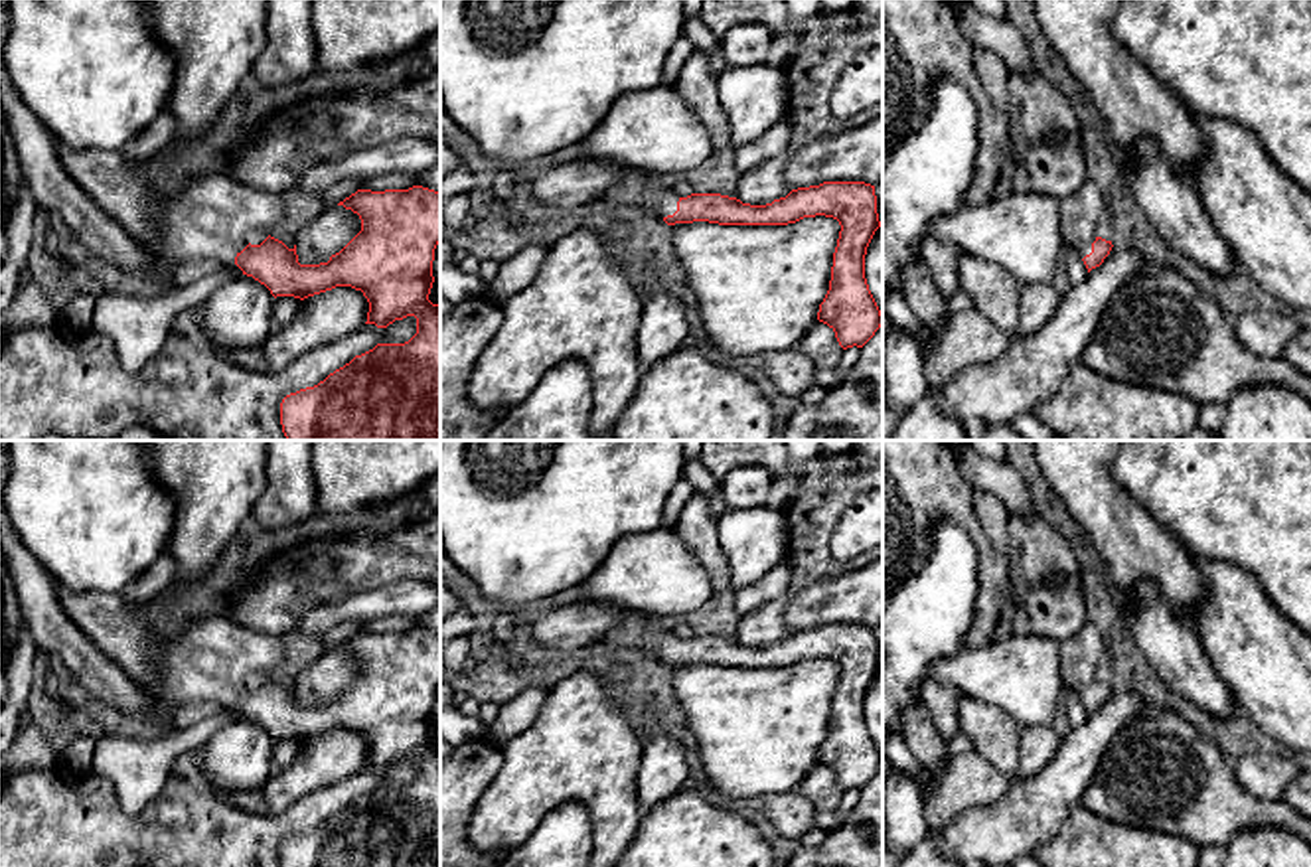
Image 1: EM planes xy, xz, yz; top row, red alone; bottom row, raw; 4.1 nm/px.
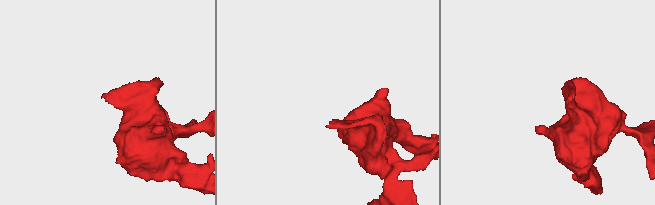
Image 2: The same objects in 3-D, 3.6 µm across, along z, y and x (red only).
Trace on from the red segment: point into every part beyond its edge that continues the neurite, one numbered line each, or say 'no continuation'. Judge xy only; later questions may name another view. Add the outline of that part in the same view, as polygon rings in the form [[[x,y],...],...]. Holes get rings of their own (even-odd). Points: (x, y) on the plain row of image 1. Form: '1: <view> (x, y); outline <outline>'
1: xy (210, 660); outline [[[63,585],[57,598],[73,624],[132,679],[146,683],[154,695],[182,705],[209,703],[213,709],[231,709],[249,687],[253,673],[270,675],[284,660],[280,636],[253,632],[223,616],[186,620],[178,636],[158,640],[148,614],[156,600],[130,604],[120,592],[77,592]]]

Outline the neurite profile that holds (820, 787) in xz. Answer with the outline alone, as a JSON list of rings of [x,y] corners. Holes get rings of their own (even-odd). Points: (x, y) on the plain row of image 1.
[[[823,764],[813,766],[798,788],[815,810],[815,824],[827,831],[839,826],[839,802],[843,790],[839,788],[833,770]]]

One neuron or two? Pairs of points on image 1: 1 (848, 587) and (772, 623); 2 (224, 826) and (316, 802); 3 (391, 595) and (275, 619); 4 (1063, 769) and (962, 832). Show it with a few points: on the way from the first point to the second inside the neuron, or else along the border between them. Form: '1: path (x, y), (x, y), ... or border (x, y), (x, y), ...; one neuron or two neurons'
1: border (816, 579), (790, 601), (786, 611), (790, 630); two neurons
2: path (247, 826), (283, 826), (293, 820); one neuron
3: border (352, 595), (314, 607), (289, 630); two neurons
4: path (1037, 794), (1000, 832), (988, 832); one neuron

